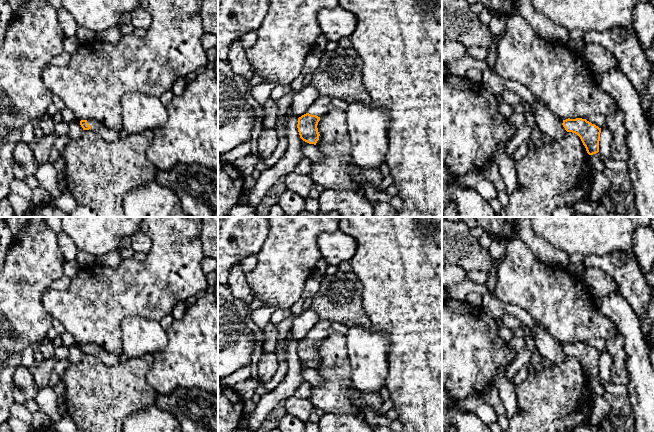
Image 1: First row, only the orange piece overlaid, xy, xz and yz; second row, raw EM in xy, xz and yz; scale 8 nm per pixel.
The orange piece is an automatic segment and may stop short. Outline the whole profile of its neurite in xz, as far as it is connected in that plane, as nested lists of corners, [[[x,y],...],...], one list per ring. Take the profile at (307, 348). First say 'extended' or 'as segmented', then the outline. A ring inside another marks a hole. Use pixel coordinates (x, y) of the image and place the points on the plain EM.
extended; [[[319,320],[308,332],[307,337],[298,342],[297,352],[300,362],[309,368],[316,369],[320,360],[317,352],[320,341],[335,333],[346,335],[347,330],[348,327],[340,323]]]

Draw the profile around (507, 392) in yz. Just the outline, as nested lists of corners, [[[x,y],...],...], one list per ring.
[[[506,369],[498,370],[493,377],[492,385],[498,389],[501,402],[506,410],[506,416],[510,419],[518,407],[515,386],[507,379]]]

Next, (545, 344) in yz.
[[[543,325],[530,329],[533,334],[535,350],[540,355],[546,357],[552,363],[561,363],[565,359],[563,344],[554,339]]]

